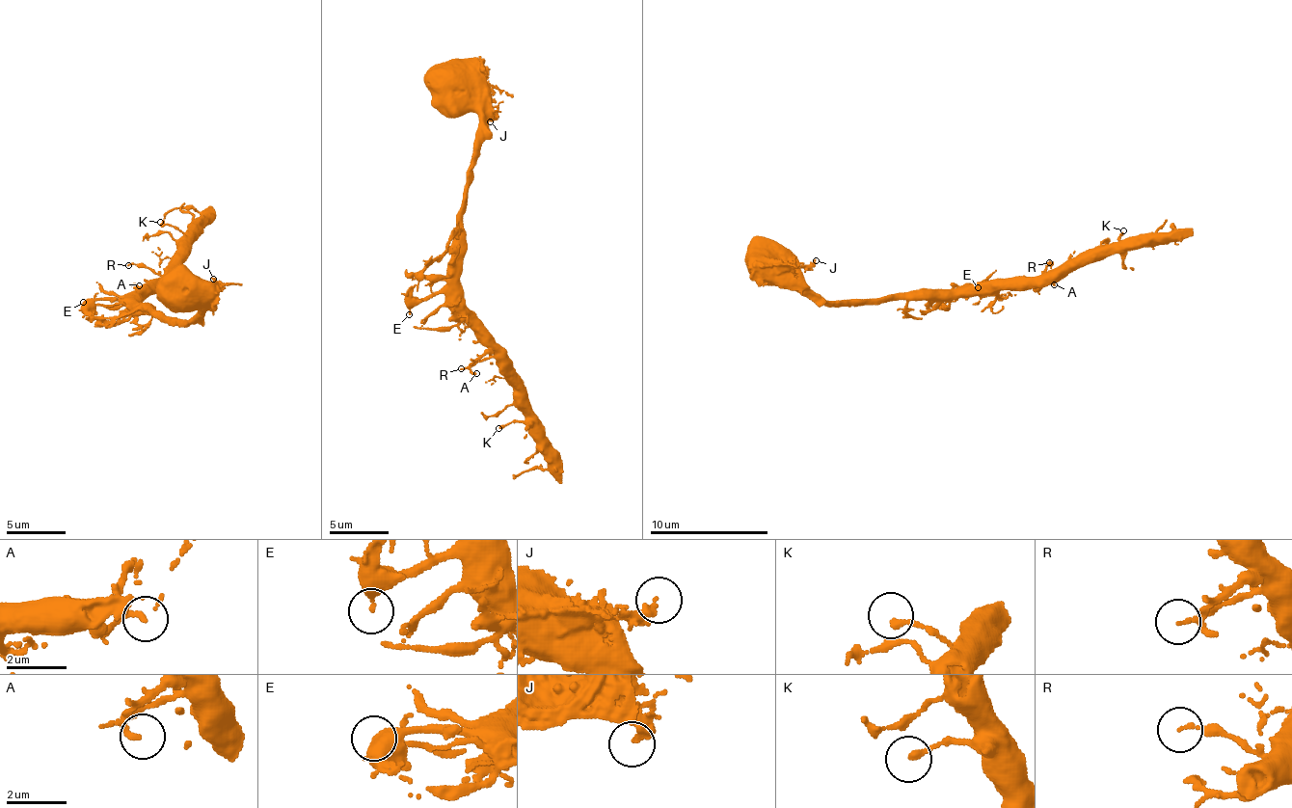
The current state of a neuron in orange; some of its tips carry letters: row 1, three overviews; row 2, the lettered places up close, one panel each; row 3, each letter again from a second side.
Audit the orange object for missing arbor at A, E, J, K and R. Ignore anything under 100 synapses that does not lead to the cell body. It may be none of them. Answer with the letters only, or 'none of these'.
none of these

